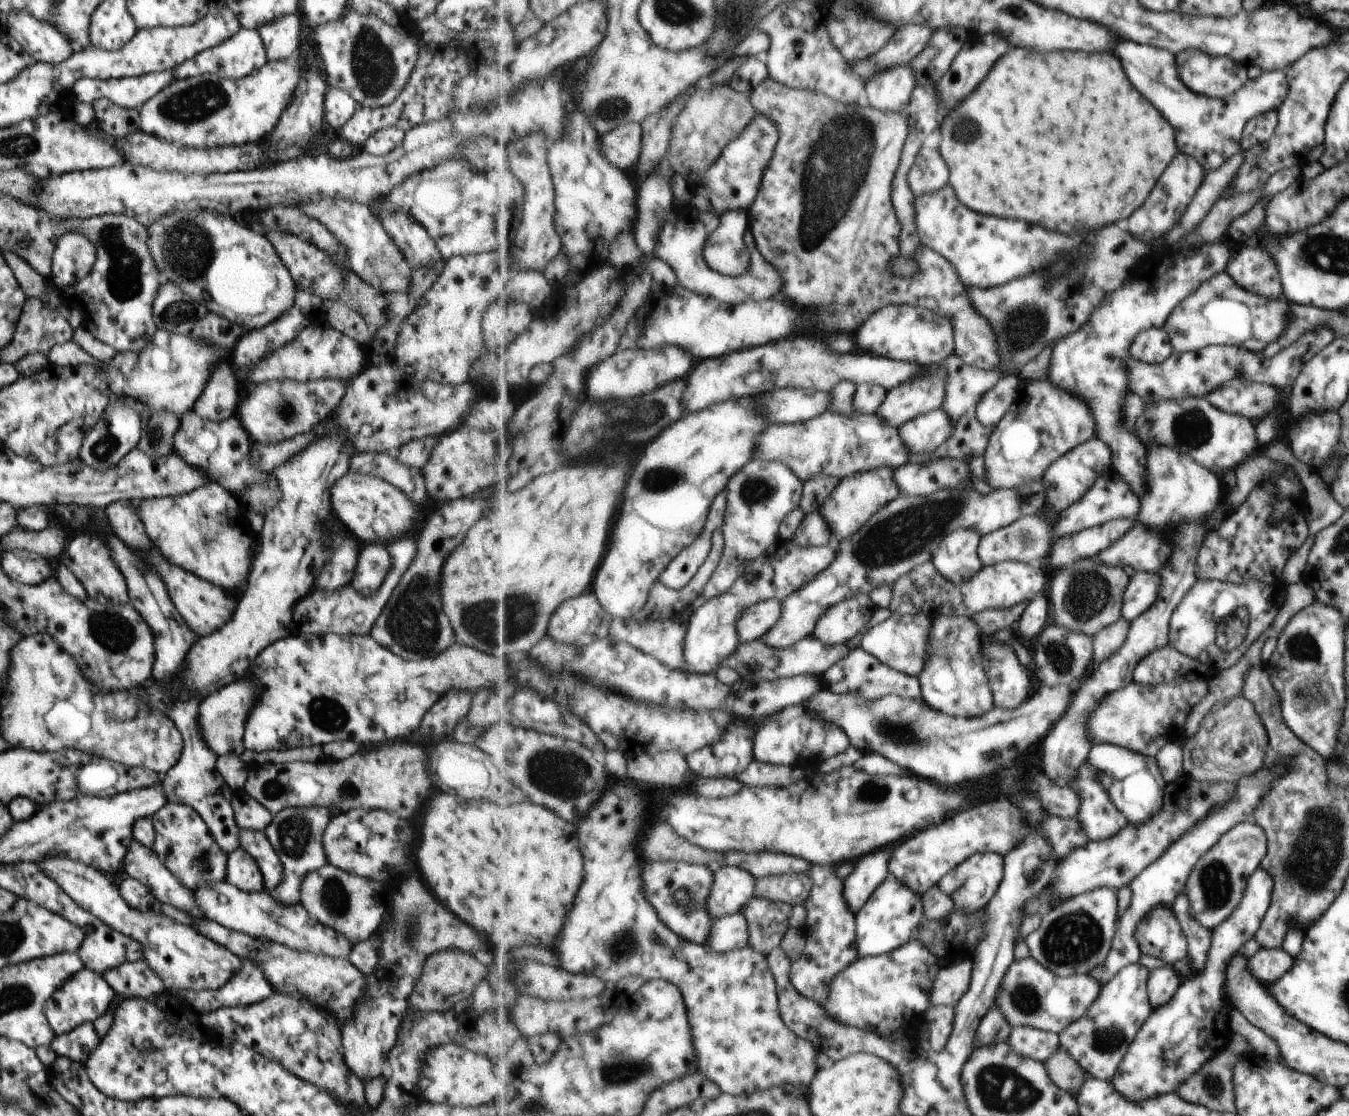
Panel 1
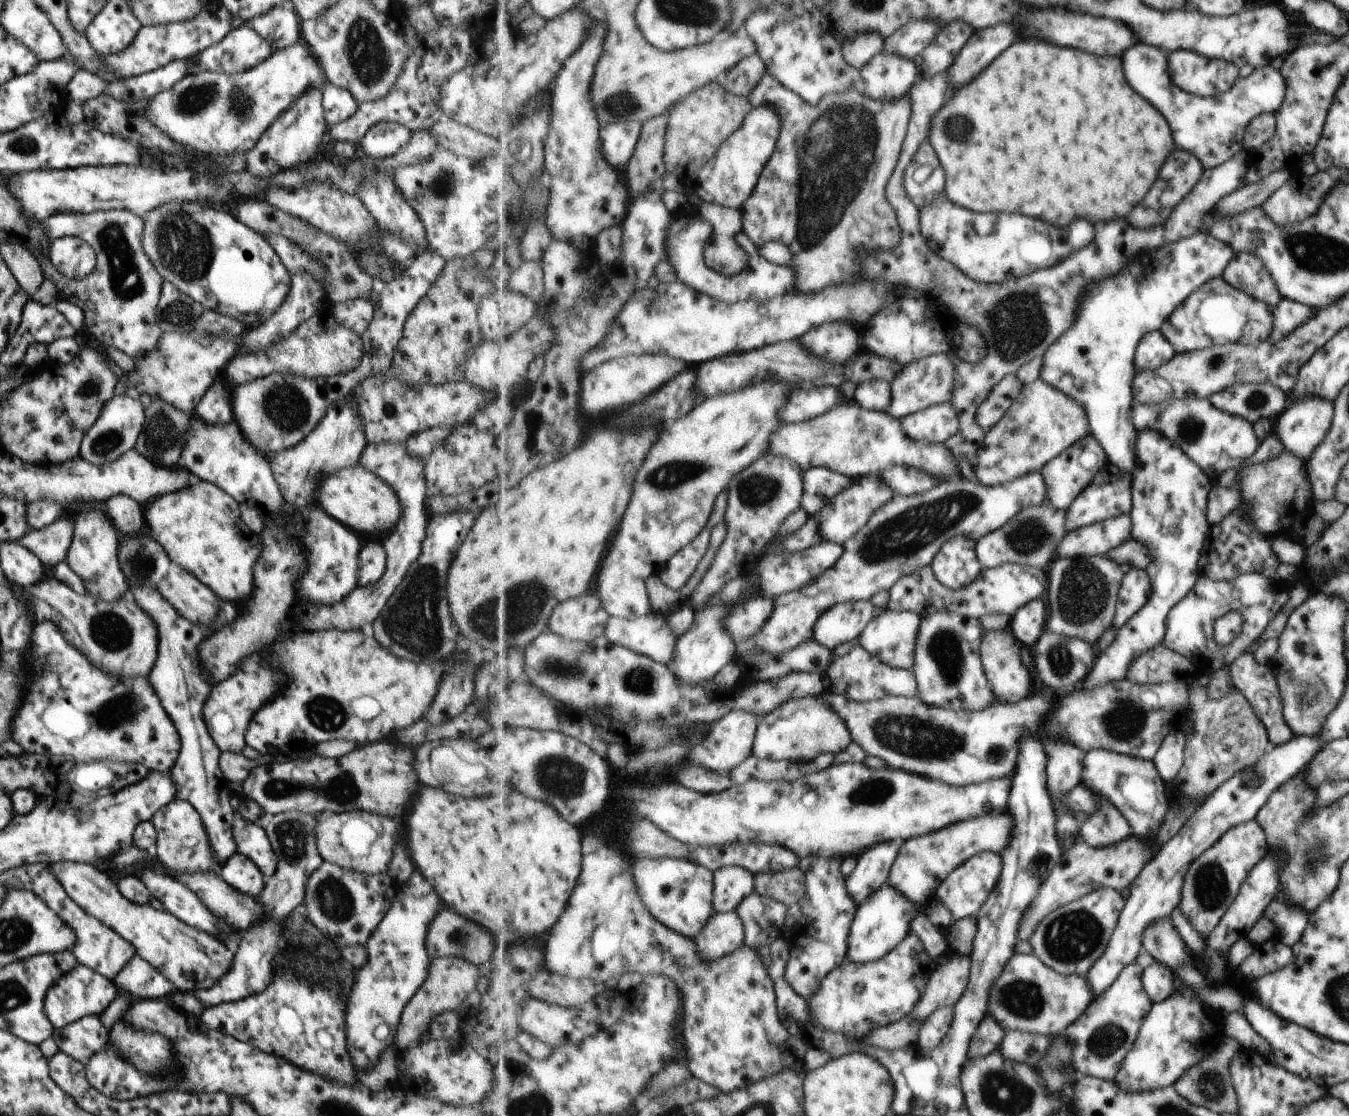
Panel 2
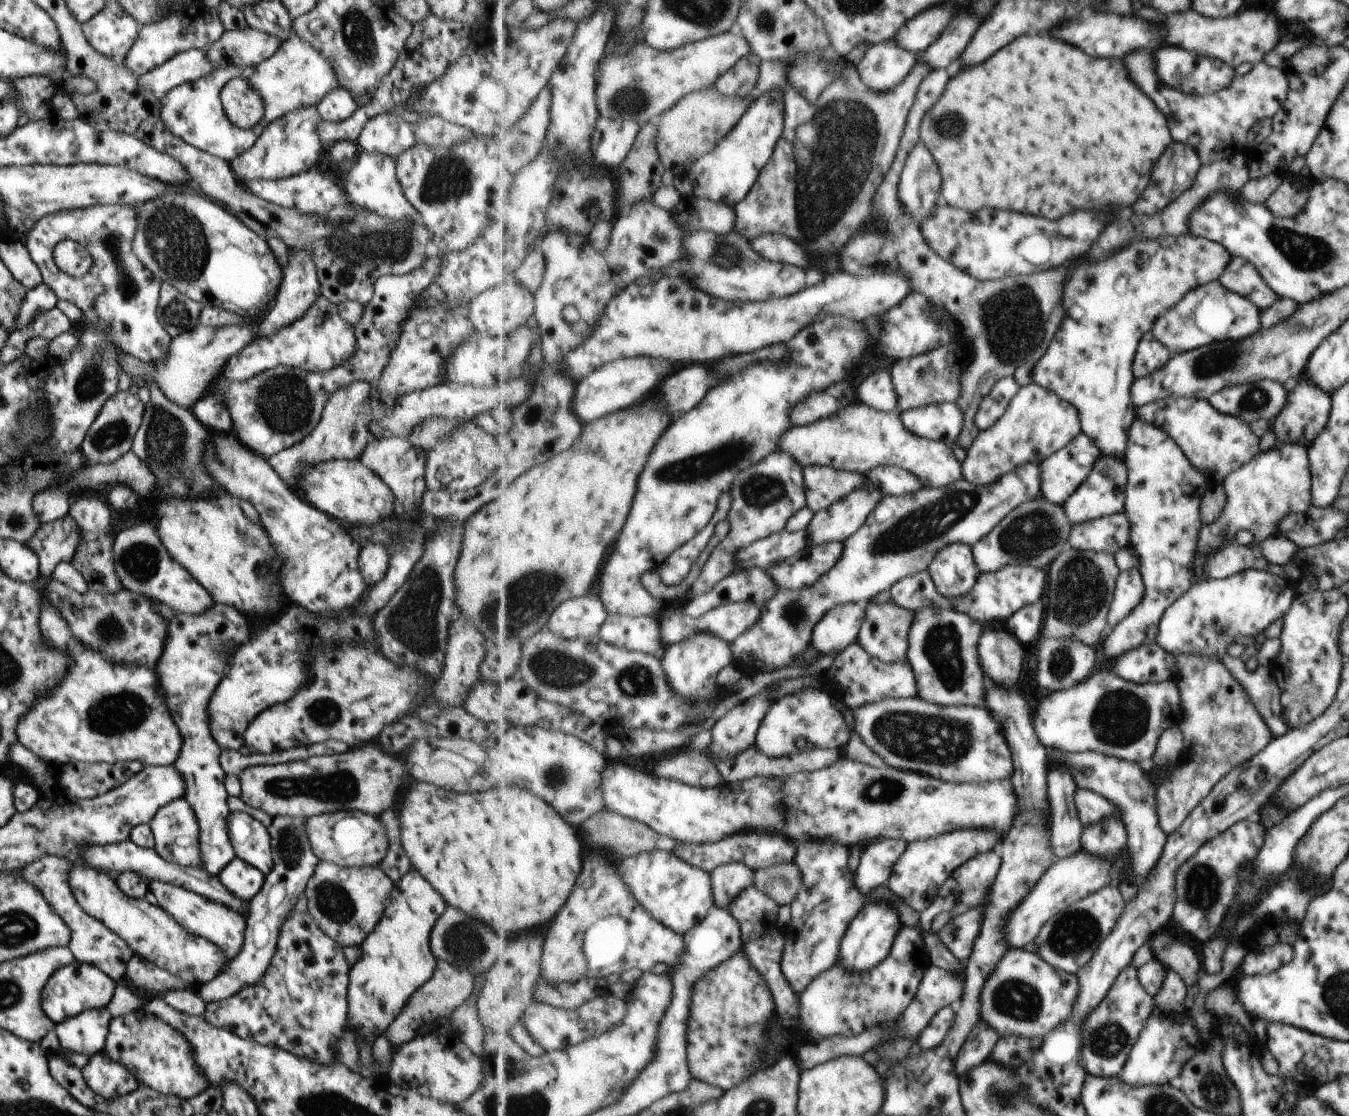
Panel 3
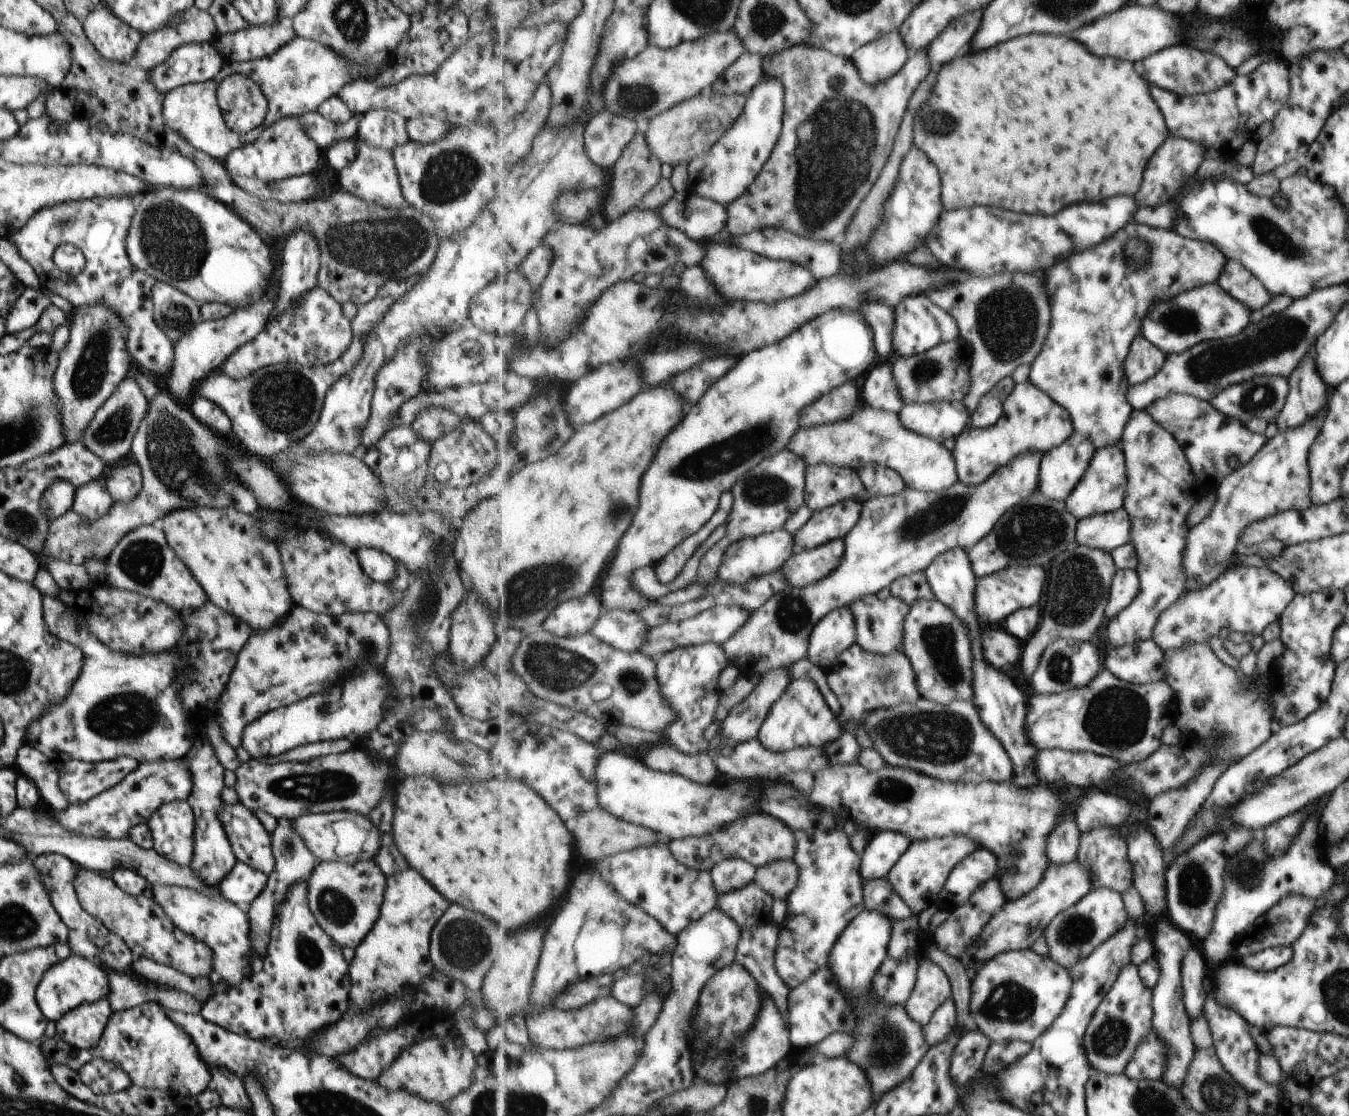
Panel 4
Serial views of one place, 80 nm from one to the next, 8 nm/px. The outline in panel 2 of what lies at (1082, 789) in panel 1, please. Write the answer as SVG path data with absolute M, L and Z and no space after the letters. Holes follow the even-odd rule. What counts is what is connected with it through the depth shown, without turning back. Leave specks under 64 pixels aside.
M1103 795L1098 796L1098 809L1081 824L1079 838L1094 847L1108 847L1133 834L1125 815Z

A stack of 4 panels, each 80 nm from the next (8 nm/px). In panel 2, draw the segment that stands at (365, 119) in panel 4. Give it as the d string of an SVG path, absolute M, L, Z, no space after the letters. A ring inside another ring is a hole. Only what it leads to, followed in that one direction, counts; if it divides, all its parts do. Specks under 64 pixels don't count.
M380 122L370 126L358 142L358 152L365 157L382 159L391 156L408 142L410 131L394 122Z

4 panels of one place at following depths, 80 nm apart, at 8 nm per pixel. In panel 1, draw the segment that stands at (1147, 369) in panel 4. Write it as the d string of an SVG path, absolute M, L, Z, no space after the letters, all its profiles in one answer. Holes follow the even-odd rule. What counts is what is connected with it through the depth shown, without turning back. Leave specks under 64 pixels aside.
M1163 328L1142 331L1135 337L1131 348L1131 356L1151 364L1163 363L1172 353L1171 341Z

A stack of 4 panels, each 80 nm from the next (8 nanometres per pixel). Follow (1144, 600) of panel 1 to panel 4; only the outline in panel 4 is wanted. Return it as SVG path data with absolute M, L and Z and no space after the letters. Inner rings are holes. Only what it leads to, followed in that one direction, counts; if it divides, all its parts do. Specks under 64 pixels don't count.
M1118 569L1112 582L1109 604L1106 608L1106 620L1118 617L1139 596L1141 592L1140 576L1137 570Z

